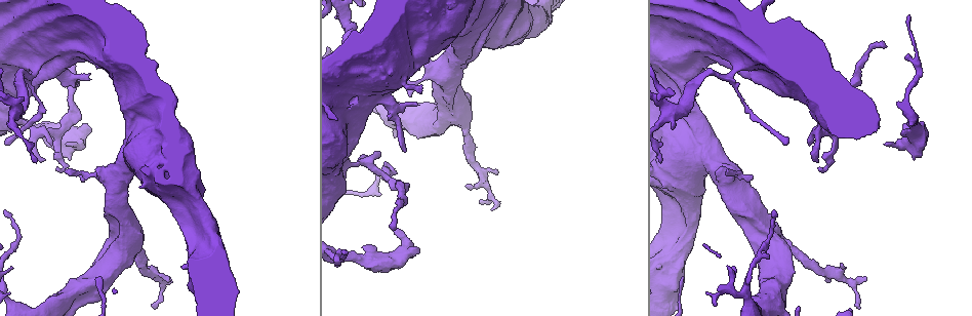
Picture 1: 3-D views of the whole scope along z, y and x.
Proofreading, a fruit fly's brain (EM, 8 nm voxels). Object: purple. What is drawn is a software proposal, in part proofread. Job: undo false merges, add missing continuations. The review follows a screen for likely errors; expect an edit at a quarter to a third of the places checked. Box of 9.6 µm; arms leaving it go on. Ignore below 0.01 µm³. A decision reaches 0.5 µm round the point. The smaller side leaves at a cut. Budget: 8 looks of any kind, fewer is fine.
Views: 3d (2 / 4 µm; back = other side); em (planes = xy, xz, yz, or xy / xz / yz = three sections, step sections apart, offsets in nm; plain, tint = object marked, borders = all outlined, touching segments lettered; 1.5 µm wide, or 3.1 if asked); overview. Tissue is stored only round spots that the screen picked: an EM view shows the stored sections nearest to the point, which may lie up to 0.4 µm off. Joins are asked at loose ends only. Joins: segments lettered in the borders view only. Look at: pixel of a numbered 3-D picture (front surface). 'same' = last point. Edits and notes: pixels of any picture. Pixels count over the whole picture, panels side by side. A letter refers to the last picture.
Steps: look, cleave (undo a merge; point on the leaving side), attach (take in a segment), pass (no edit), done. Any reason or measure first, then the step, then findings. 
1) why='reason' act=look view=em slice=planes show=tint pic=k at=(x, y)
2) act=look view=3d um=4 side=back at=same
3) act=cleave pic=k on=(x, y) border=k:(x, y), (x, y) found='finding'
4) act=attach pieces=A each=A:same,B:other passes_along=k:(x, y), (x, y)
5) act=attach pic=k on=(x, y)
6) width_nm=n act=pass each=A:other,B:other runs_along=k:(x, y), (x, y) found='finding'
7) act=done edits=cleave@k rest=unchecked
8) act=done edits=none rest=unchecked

why='sudden change in width' act=look view=em slice=xz step=4 show=tint pic=1 at=(35, 133)

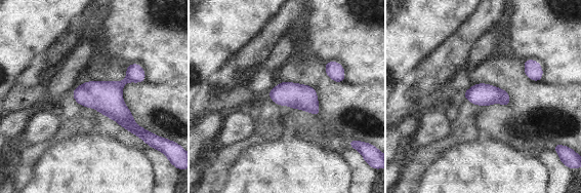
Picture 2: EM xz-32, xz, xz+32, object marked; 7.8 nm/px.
why='another direction' act=look view=em slice=planes show=borders at=same

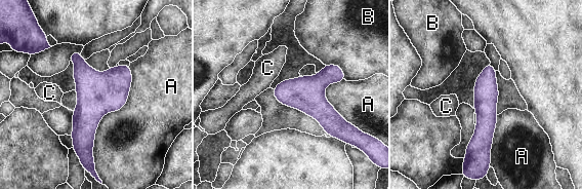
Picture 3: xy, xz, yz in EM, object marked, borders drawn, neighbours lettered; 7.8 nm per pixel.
act=pass each=A:other,B:other,C:other border=3:(130, 65), (94, 165) found='all the same neuron'

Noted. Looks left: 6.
act=look view=3d um=2 pic=1 at=(415, 249)

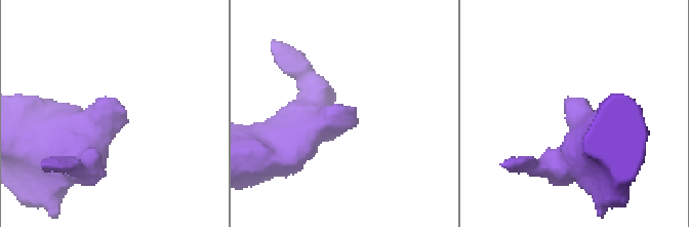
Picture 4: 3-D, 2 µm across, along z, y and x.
why='need the tissue' act=look view=em slice=planes show=borders pic=4 at=(349, 108)

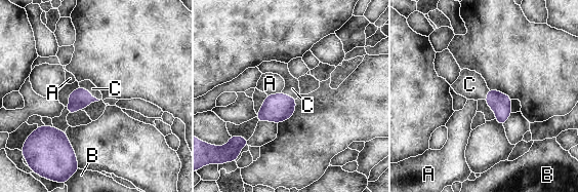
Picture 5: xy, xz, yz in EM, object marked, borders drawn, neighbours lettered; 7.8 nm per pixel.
act=attach pieces=C each=A:other,B:other,C:same passes_along=5:(79, 99), (88, 91), (87, 84) found='the neuron continues'

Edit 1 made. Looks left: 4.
act=done edits=attach@5 rest=unchecked

